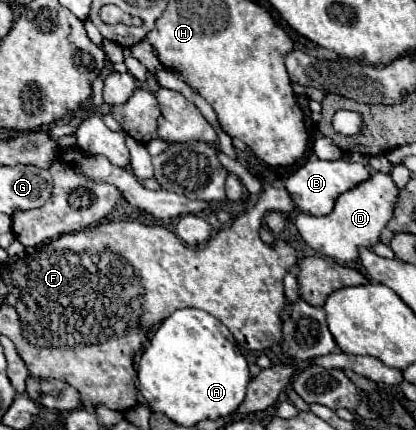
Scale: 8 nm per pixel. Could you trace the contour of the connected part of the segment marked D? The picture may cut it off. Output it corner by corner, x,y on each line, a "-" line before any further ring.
374,170
368,180
360,182
358,186
350,188
348,192
340,194
336,200
336,206
326,216
310,216
310,214
298,214
296,216
296,228
304,242
314,248
316,252
330,256
338,262
352,262
358,258
358,248
366,246
372,248
384,230
384,226
394,216
394,208
400,200
400,188
392,180
392,174

